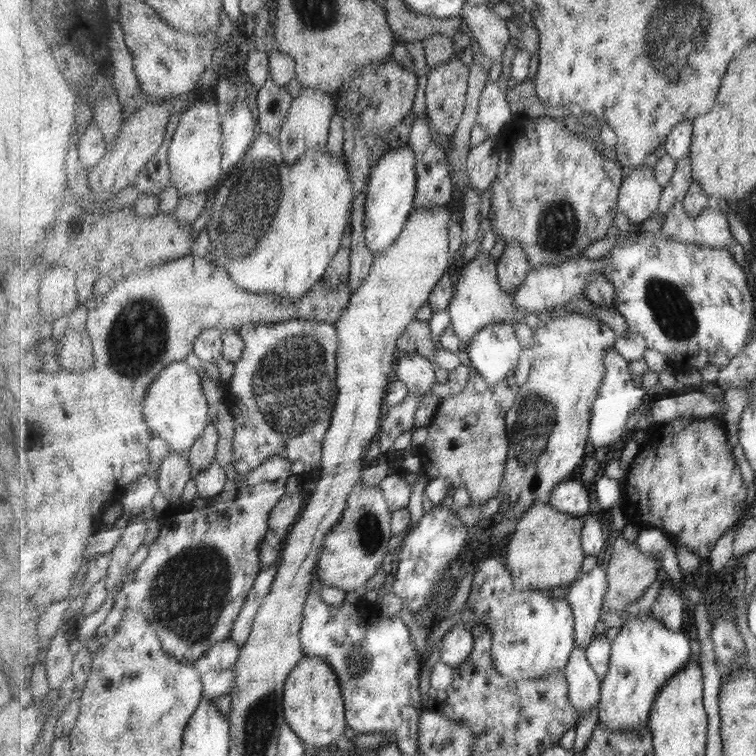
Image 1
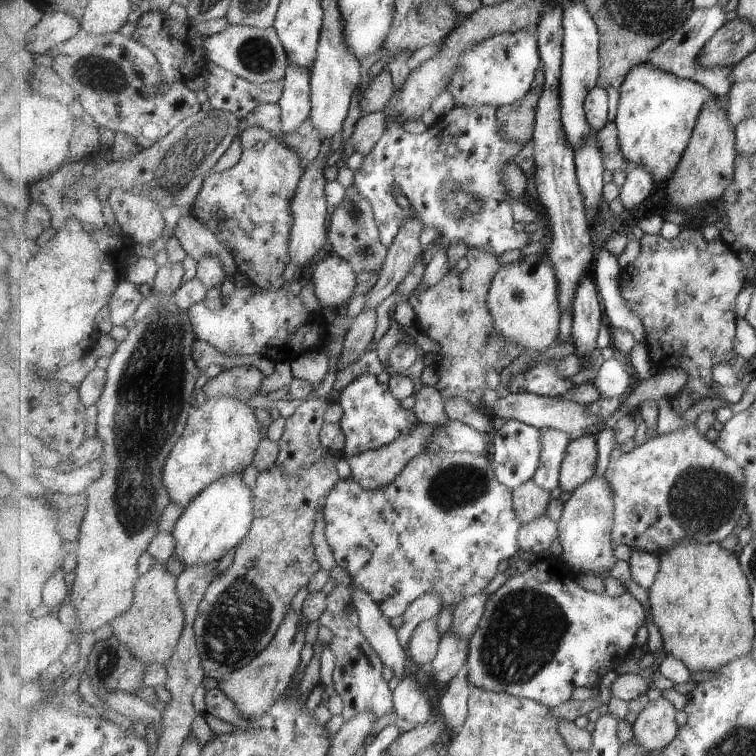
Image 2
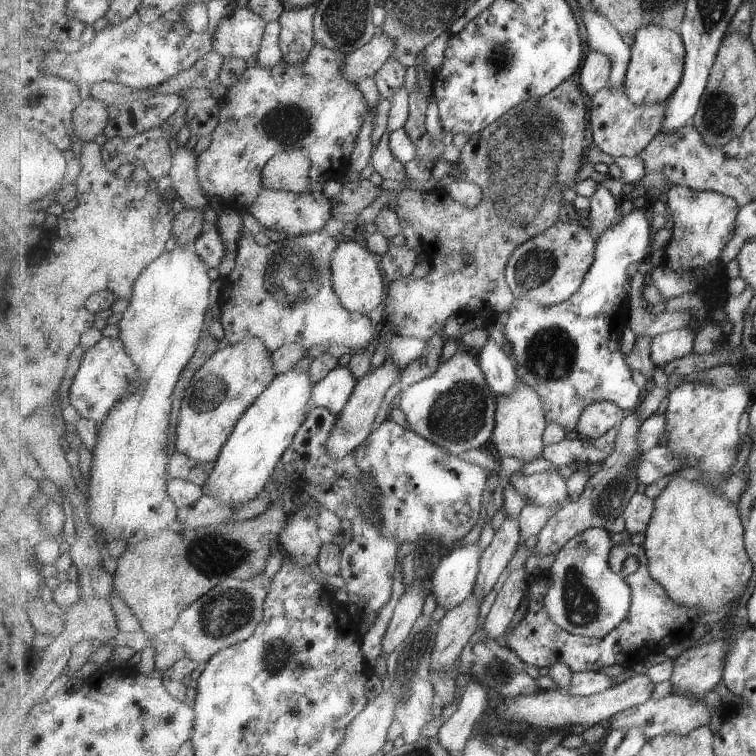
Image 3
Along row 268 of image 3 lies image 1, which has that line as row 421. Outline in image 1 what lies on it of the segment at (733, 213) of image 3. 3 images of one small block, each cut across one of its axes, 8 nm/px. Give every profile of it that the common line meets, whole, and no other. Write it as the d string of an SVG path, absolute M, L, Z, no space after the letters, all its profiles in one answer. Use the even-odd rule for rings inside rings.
M719 418L675 419L673 423L661 426L656 453L647 454L642 448L631 467L627 470L629 478L622 485L623 514L629 523L644 527L660 528L669 538L691 549L691 552L707 559L719 538L736 526L735 522L746 513L750 498L747 486L737 467L737 460L731 453L725 424Z

